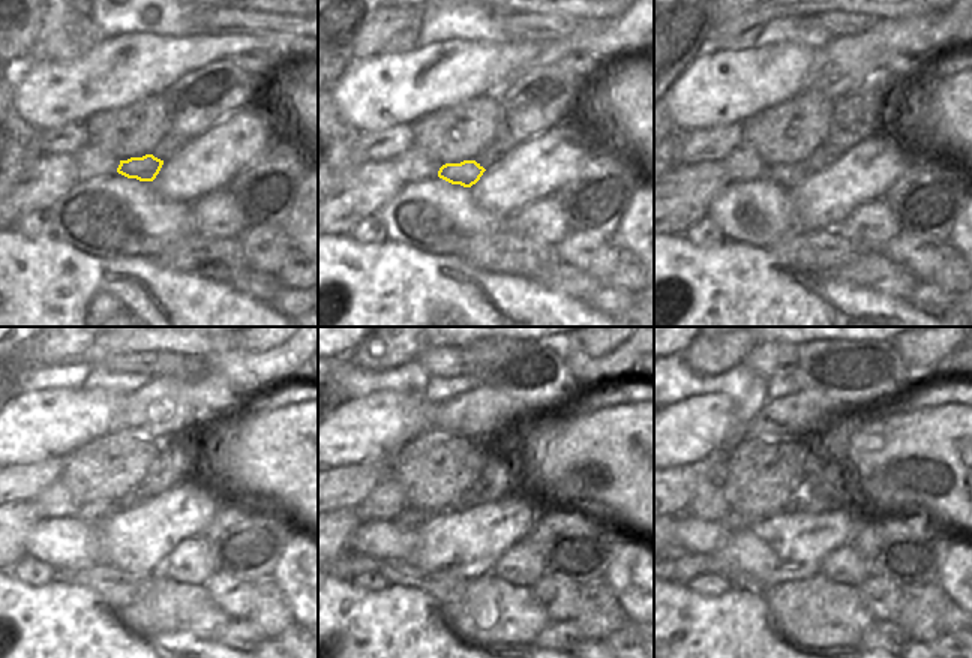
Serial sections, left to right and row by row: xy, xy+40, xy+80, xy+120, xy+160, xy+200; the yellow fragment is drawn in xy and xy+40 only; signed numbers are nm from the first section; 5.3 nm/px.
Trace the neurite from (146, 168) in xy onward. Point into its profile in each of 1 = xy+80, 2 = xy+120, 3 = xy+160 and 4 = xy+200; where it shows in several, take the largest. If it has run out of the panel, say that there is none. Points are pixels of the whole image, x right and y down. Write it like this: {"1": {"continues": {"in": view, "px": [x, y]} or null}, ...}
{"1": {"continues": {"in": "xy+80", "px": [788, 176]}}, "2": {"continues": {"in": "xy+120", "px": [95, 513]}}, "3": {"continues": {"in": "xy+160", "px": [410, 519]}}, "4": {"continues": {"in": "xy+200", "px": [732, 522]}}}

